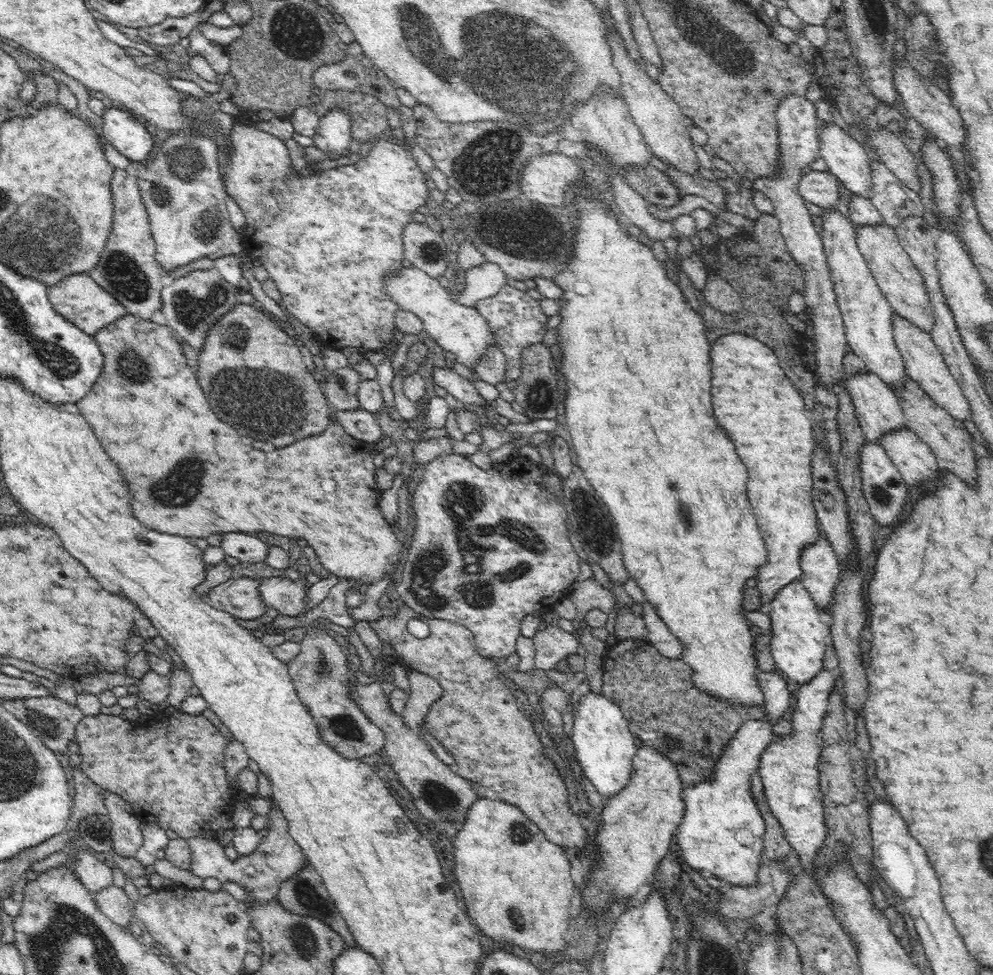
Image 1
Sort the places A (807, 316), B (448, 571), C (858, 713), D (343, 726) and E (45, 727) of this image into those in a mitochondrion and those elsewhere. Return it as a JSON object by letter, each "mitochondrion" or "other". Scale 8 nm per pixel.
{"A":"other","B":"mitochondrion","C":"other","D":"mitochondrion","E":"mitochondrion"}

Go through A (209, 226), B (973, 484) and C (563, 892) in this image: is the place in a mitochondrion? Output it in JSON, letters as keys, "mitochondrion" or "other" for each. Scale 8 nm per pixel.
{"A":"mitochondrion","B":"other","C":"other"}

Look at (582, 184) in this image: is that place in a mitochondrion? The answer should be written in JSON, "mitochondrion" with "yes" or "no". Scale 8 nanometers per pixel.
{"mitochondrion":"no"}

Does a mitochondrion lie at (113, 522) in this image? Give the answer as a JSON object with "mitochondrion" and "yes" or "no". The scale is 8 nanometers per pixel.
{"mitochondrion":"no"}

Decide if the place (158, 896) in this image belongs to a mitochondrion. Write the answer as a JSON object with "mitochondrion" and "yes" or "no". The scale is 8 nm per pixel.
{"mitochondrion":"no"}

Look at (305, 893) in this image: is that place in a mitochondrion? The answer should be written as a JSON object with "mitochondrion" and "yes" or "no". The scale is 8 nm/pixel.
{"mitochondrion":"yes"}

